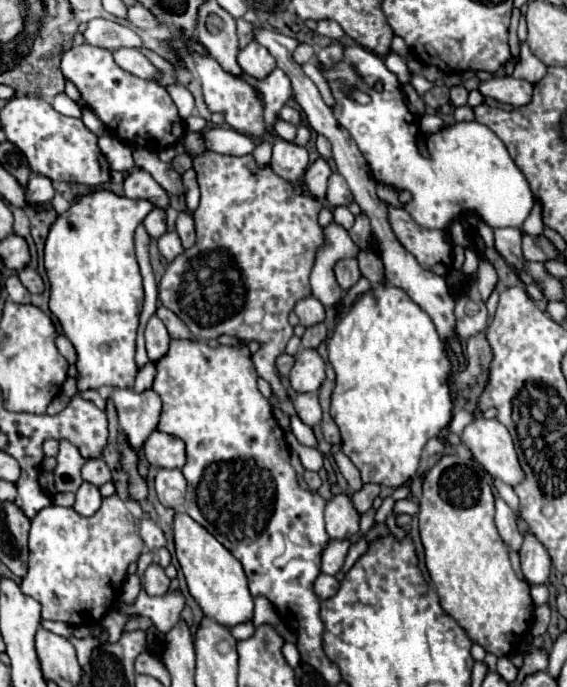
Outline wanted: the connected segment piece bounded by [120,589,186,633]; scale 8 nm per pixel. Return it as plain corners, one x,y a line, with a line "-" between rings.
142,589
134,605
120,603
122,613
136,613
152,619
152,623
160,633
168,633
178,623
184,607
186,607
186,599
180,589
166,591
164,595
158,595
158,597
146,595
146,591

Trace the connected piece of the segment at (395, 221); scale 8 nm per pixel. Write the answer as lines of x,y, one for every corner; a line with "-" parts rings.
388,205
388,219
394,235
398,235
398,241
406,247
406,251
418,259
420,267
426,267
426,271
436,275
448,273
452,267
452,245
446,231
418,227
402,207

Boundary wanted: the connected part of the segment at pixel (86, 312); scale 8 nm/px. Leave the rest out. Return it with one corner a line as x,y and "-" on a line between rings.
98,189
88,195
78,195
70,209
56,215
56,221
50,225
44,246
44,266
50,281
50,311
58,317
66,337
76,347
80,391
96,389
100,385
132,387
138,373
134,351
144,289
140,267
134,255
134,231
150,211
152,205
148,201
134,201
108,189

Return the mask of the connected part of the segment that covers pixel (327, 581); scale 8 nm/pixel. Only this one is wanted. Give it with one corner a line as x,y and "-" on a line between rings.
320,573
318,579
314,581
314,593
320,601
326,601
330,595
336,595
336,591
338,591
338,581
332,575

